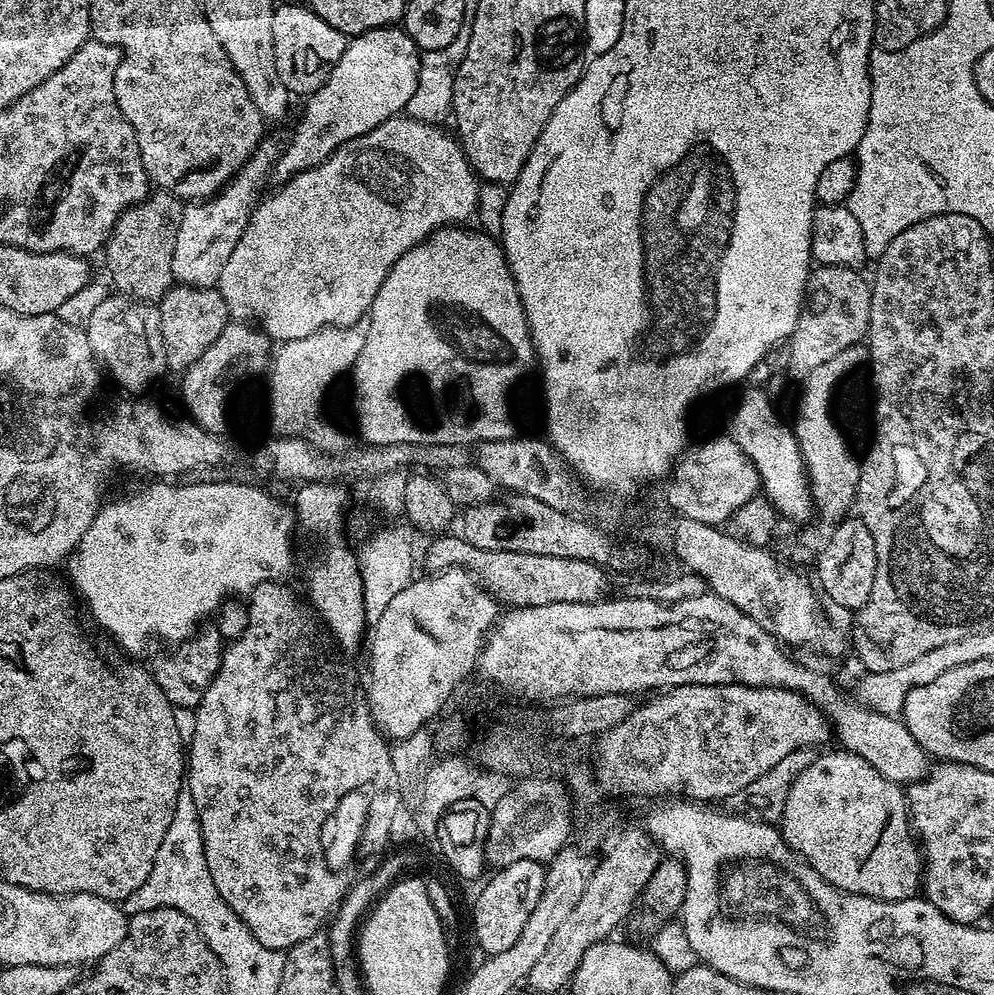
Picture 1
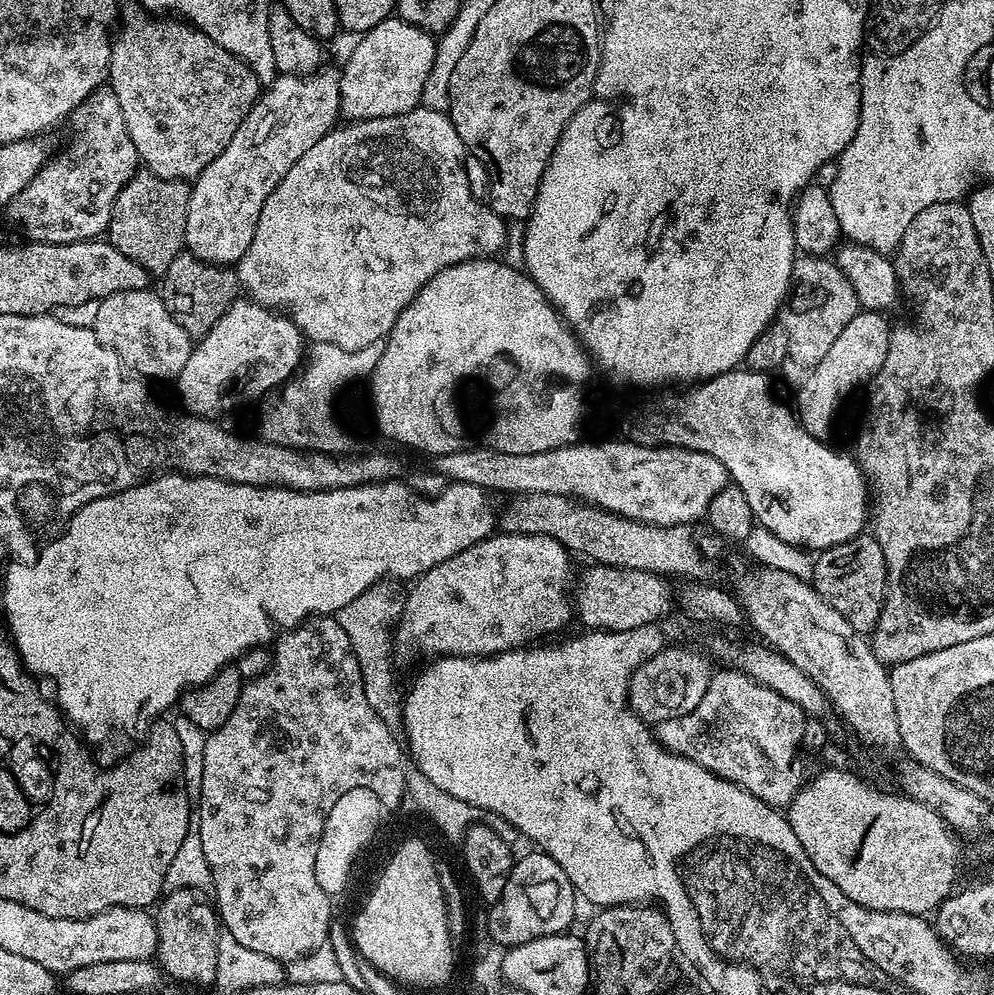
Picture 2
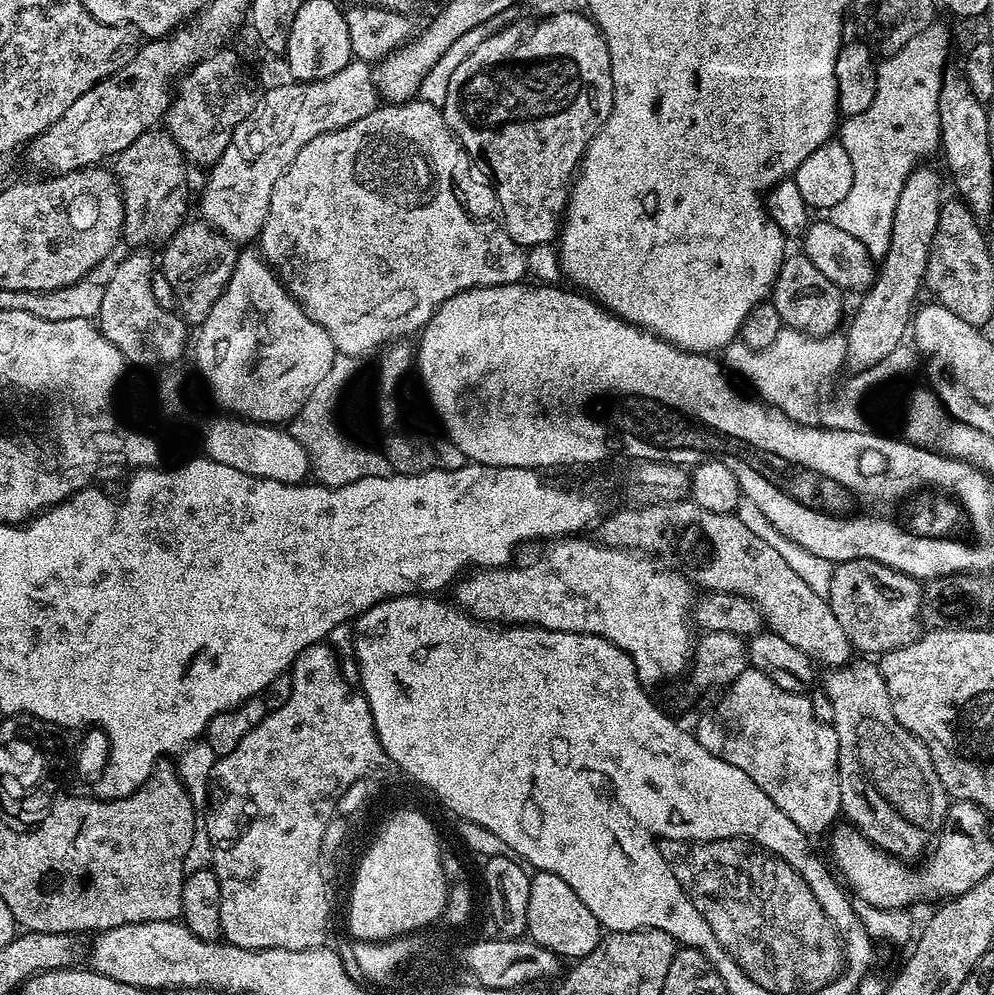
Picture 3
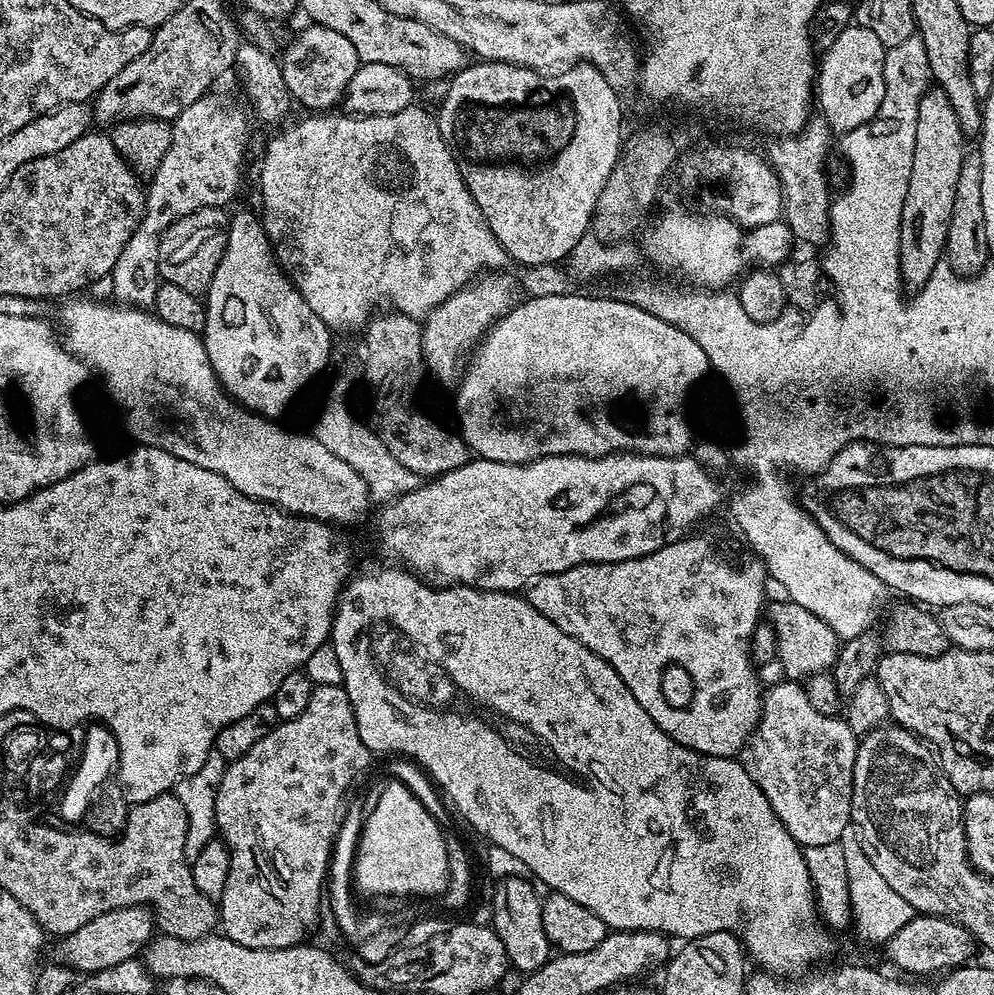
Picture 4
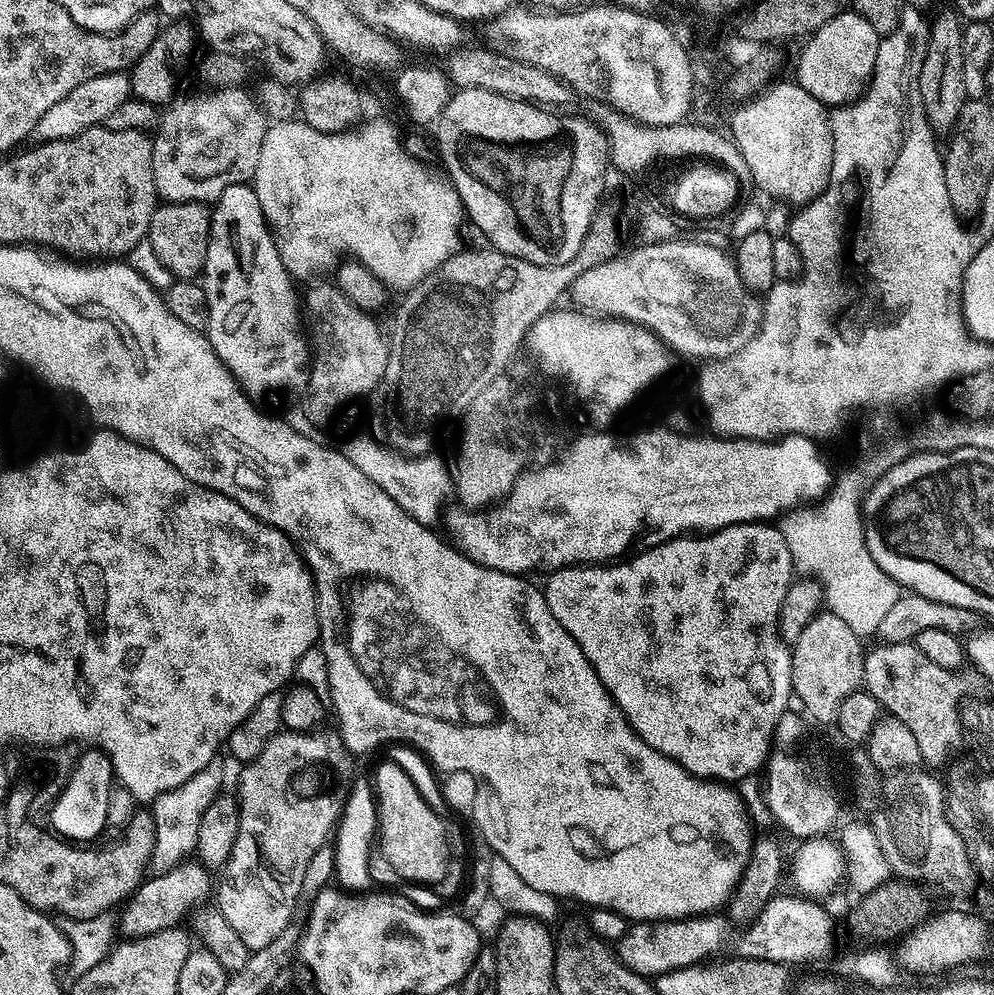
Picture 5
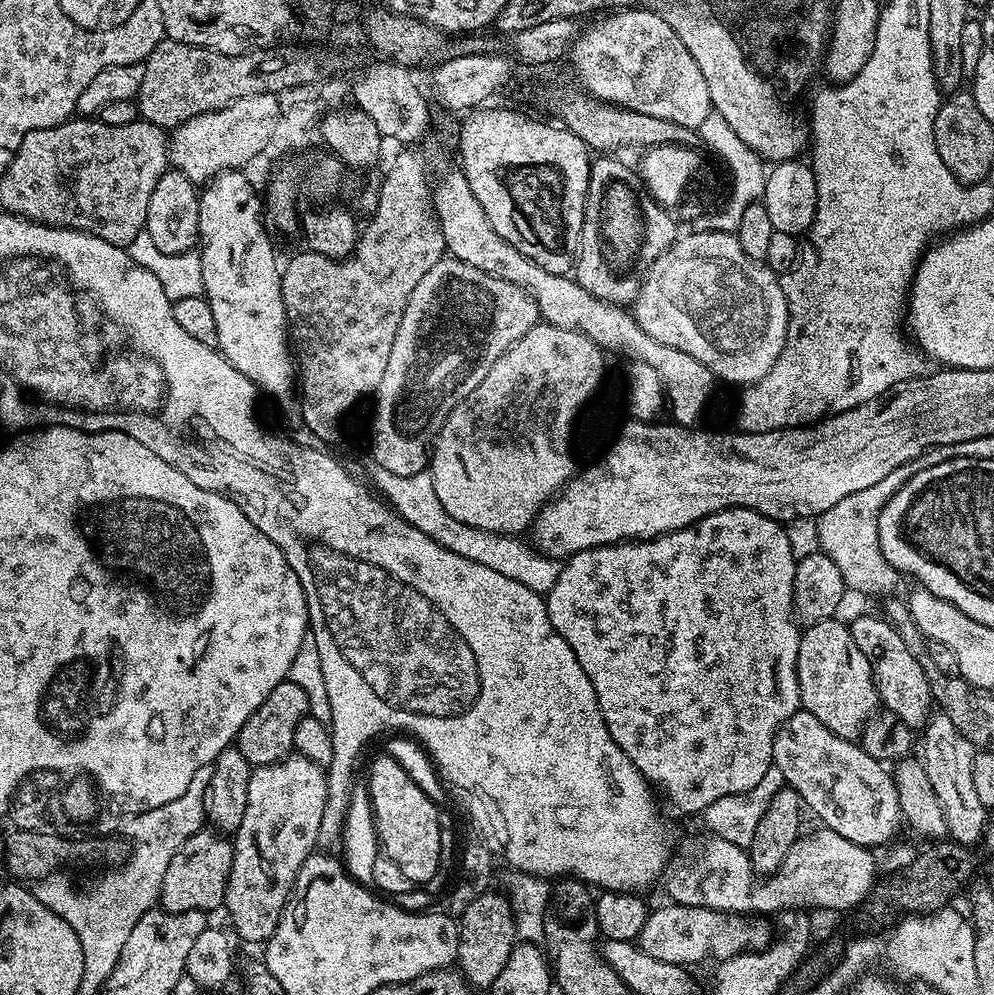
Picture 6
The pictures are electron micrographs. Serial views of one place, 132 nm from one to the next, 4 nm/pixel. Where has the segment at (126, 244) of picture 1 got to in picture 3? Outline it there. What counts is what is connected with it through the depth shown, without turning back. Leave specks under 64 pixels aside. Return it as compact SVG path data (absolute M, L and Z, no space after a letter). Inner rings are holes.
M153 130L134 138L130 146L114 157L114 171L124 196L123 243L136 250L153 240L157 246L165 242L186 222L188 212L188 168L184 151L167 131Z

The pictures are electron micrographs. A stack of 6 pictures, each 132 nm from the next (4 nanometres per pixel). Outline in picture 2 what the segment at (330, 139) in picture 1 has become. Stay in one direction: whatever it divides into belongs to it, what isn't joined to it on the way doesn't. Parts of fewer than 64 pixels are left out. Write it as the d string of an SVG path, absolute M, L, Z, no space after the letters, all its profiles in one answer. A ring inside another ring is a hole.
M399 18L378 22L369 32L363 33L352 48L344 68L340 72L340 115L345 121L373 120L383 116L401 116L421 107L422 86L430 78L430 66L434 66L437 37Z

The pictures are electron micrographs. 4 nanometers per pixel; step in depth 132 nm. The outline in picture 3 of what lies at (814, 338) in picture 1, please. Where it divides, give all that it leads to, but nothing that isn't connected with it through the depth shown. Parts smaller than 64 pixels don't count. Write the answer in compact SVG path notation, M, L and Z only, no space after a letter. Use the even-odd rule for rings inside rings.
M802 254L785 255L784 264L772 287L770 301L777 307L784 326L808 336L830 336L837 331L840 319L844 316L845 293L830 278L826 278L815 268L814 262Z

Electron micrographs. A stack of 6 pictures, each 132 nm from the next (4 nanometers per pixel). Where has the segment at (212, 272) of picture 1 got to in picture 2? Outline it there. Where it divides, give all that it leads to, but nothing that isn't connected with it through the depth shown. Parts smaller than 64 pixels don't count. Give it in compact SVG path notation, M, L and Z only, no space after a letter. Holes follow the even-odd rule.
M321 67L319 72L309 76L277 75L273 84L261 91L256 105L246 114L242 126L234 130L234 138L230 138L230 146L202 170L202 174L191 181L190 206L186 214L186 234L184 248L208 264L235 266L239 264L242 254L246 254L246 246L254 242L254 230L258 226L258 214L262 214L262 206L266 206L266 198L278 186L278 182L322 138L327 132L337 127L340 115L340 72L337 69Z

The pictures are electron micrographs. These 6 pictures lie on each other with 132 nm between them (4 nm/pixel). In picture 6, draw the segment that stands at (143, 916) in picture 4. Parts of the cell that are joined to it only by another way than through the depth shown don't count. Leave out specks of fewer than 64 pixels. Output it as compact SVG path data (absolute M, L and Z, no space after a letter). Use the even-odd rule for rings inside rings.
M201 830L194 833L170 858L170 866L166 866L166 878L164 887L160 889L159 907L166 912L185 912L186 910L198 910L205 914L212 914L215 908L224 908L224 895L228 886L228 879L232 870L232 840L227 835L216 830Z

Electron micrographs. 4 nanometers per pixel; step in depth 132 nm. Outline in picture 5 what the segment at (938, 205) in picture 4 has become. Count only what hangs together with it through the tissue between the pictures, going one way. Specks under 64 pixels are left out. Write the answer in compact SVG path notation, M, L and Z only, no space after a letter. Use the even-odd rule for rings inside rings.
M955 11L940 12L936 21L931 21L928 29L926 58L922 62L920 75L920 97L924 107L924 117L936 134L951 133L958 122L958 114L968 99L966 86L962 82L962 34L964 24Z

